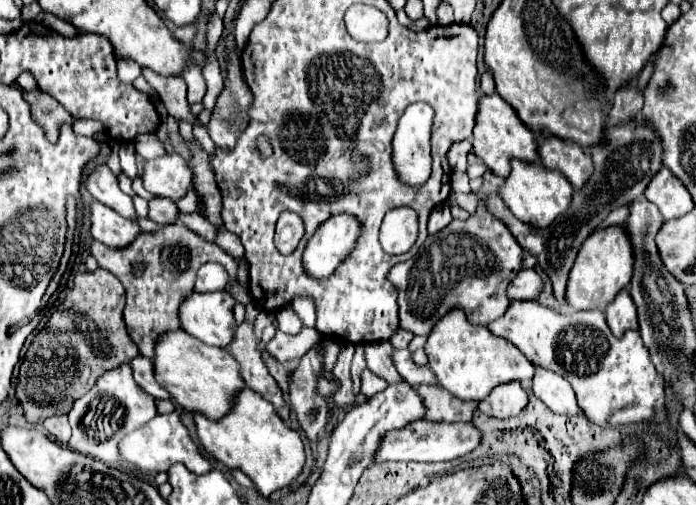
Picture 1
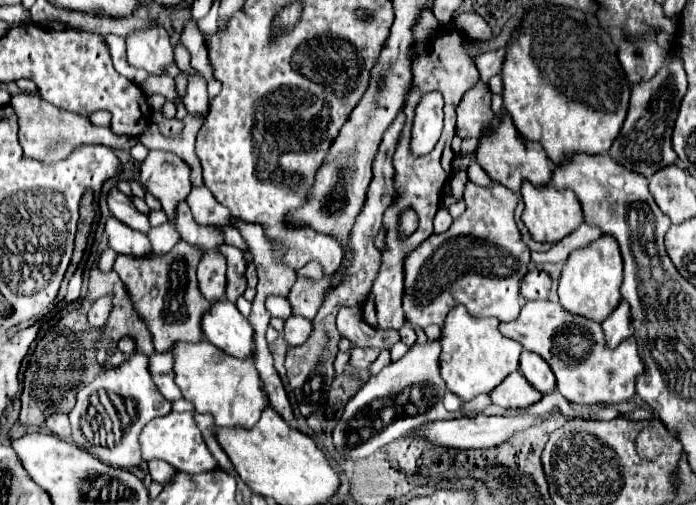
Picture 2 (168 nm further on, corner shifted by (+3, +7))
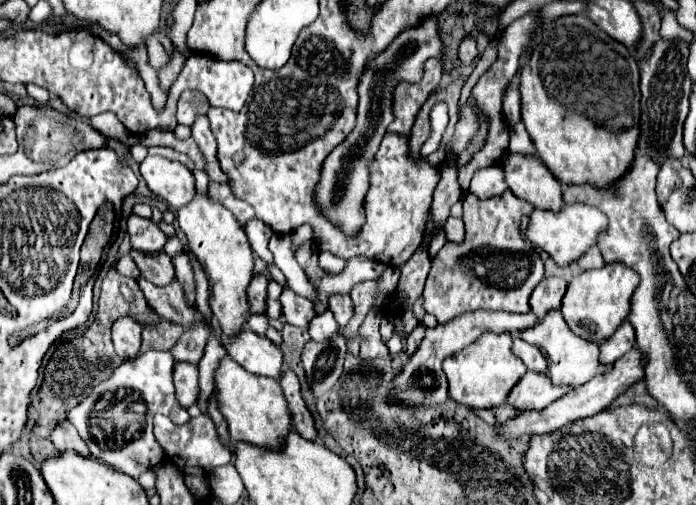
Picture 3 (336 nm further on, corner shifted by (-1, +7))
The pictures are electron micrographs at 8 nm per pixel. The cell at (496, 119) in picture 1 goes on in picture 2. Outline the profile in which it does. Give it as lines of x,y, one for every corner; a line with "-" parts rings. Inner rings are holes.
507,112
501,118
493,120
491,128
487,128
487,132
483,132
483,140
479,140
475,156
477,156
477,164
493,180
507,186
513,192
519,192
519,186
521,186
523,180
529,180
535,186
545,186
551,180
551,170
553,168
549,164
549,158
547,158
545,150
537,142
523,140

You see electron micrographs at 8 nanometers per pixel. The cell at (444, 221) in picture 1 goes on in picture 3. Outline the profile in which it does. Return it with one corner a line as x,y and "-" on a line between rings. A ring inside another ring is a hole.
449,218
445,224
445,238
447,242
453,244
461,244
465,236
465,228
463,228
463,220
461,218

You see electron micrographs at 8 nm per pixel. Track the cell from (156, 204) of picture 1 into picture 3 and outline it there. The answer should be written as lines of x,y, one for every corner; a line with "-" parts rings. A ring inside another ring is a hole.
199,192
191,200
191,204
177,210
177,224
187,236
189,248
197,256
209,280
209,290
211,290
209,306
213,310
217,324
221,326
225,336
231,336
233,332
241,332
245,328
245,316
249,314
247,284
251,282
255,268
253,250
249,246
249,240
245,238
243,228
225,206
213,202
209,194
203,192

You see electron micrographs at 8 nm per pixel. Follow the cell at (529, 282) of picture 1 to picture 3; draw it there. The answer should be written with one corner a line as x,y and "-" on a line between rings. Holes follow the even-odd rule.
545,278
537,284
537,288
531,294
531,310
533,314
541,320
543,316
547,316
547,312
551,310
559,310
561,308
561,300
563,294
567,290
567,282
563,278

